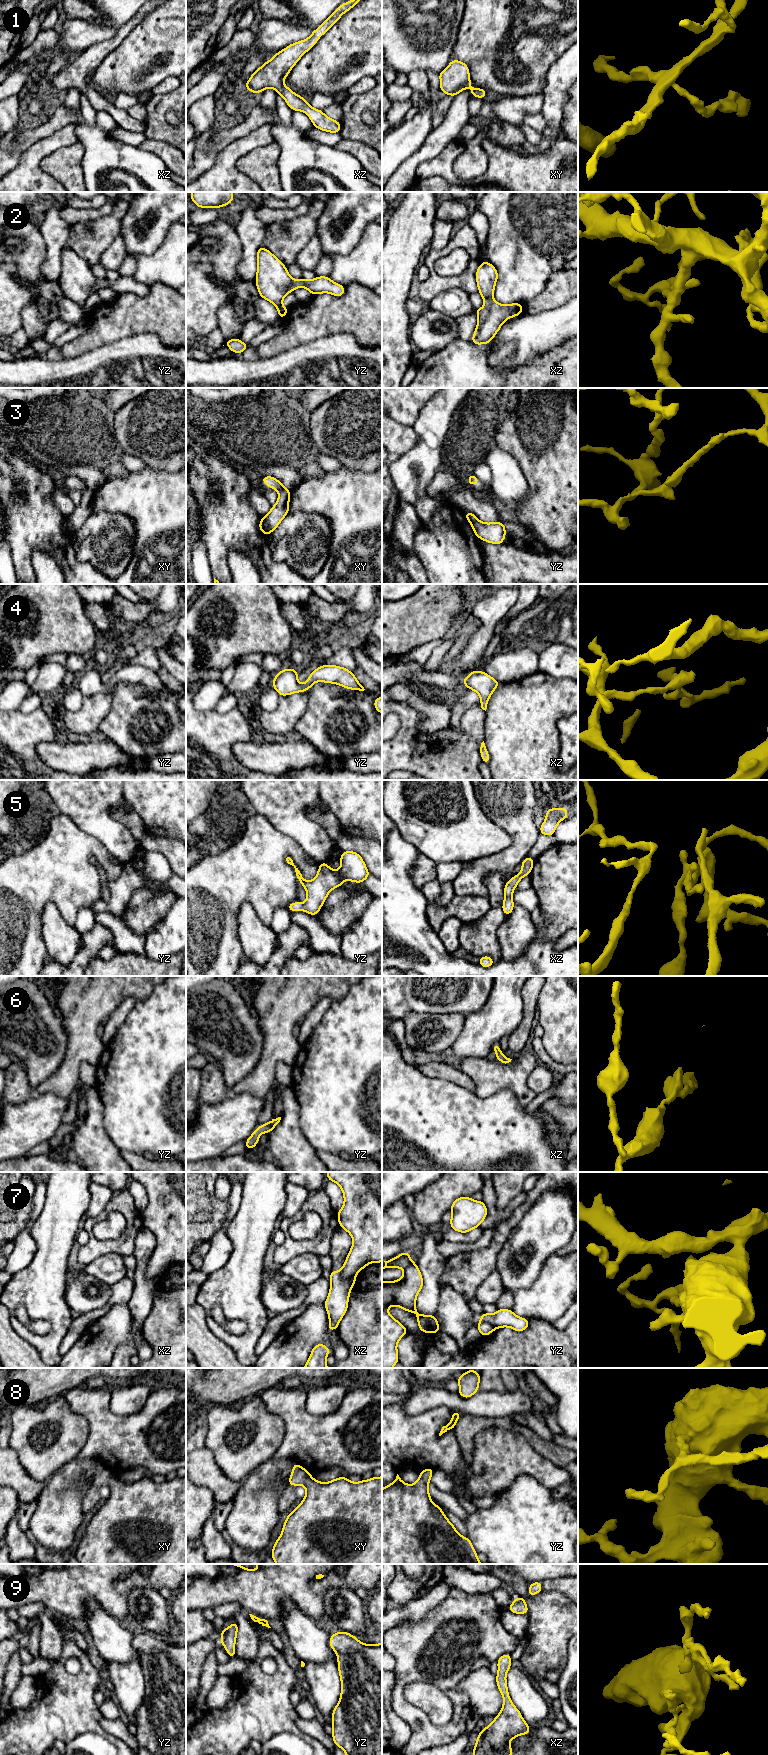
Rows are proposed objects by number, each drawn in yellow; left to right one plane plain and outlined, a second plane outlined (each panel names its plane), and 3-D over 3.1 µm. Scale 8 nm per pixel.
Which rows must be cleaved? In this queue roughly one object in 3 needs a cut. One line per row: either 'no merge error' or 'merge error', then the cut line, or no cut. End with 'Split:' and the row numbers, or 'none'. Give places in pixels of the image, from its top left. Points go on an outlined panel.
1: no merge error | no cut
2: no merge error | no cut
3: merge error | xy (261, 519), (271, 531)
4: no merge error | no cut
5: no merge error | no cut
6: no merge error | no cut
7: merge error | xz (339, 1271), (342, 1277), (350, 1277), (355, 1274)
8: no merge error | no cut
9: no merge error | no cut
Split: 3, 7

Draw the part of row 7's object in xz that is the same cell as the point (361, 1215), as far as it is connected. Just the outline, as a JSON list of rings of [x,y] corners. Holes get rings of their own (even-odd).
[[[327,1172],[326,1179],[337,1183],[344,1195],[344,1205],[337,1217],[339,1227],[352,1236],[353,1245],[340,1275],[349,1278],[369,1263],[382,1262],[382,1172]]]

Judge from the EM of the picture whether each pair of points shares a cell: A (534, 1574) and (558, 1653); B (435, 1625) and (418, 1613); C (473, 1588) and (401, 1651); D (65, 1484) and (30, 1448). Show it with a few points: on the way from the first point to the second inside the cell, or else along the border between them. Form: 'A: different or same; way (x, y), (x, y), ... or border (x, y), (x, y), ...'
A: different; border (515, 1574), (530, 1583)
B: different; border (441, 1602), (432, 1607), (420, 1619), (400, 1623)
C: different; border (452, 1588), (470, 1594), (489, 1594)
D: different; border (73, 1458), (43, 1481)

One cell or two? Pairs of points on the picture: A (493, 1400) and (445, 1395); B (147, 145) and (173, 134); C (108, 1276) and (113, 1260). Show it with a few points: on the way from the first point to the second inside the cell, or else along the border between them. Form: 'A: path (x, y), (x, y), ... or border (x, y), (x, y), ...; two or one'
A: path (481, 1403), (457, 1403); one
B: border (146, 137), (152, 140), (165, 141), (175, 148); two
C: path (108, 1272), (112, 1264); one

